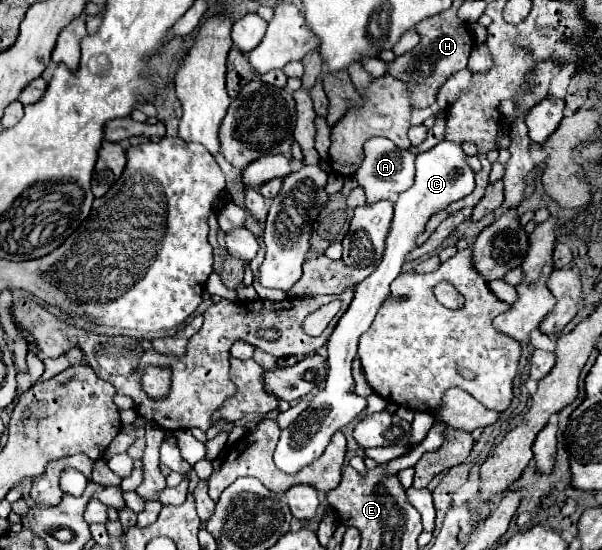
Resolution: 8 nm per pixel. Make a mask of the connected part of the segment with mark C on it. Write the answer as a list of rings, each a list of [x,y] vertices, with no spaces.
[[[443,140],[431,150],[417,154],[415,168],[417,168],[415,184],[409,190],[401,192],[399,200],[395,202],[395,216],[393,216],[391,230],[385,240],[385,254],[383,254],[381,264],[371,276],[367,276],[363,282],[355,286],[353,302],[349,304],[347,312],[341,316],[333,334],[329,336],[329,342],[327,342],[329,372],[327,372],[325,388],[311,400],[311,406],[305,412],[301,412],[299,418],[289,428],[281,432],[279,444],[275,448],[275,464],[279,470],[287,474],[295,474],[301,468],[319,460],[331,436],[337,430],[341,430],[345,424],[355,420],[367,408],[367,400],[355,394],[355,382],[352,376],[352,362],[357,354],[357,340],[371,326],[379,304],[385,300],[389,292],[391,282],[401,274],[401,266],[407,254],[417,248],[415,240],[425,230],[425,224],[429,222],[429,218],[437,214],[439,210],[447,208],[451,202],[465,198],[475,188],[475,172],[467,164],[467,154],[463,152],[461,142]]]

